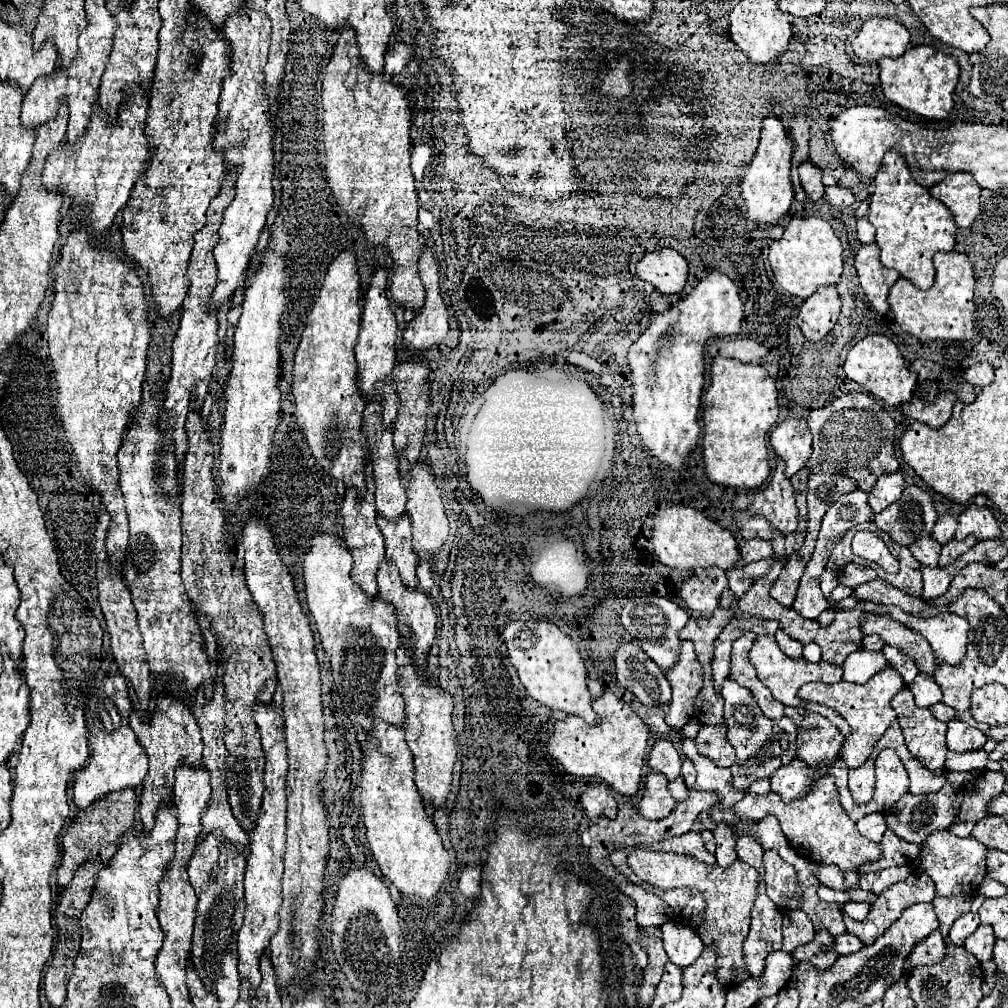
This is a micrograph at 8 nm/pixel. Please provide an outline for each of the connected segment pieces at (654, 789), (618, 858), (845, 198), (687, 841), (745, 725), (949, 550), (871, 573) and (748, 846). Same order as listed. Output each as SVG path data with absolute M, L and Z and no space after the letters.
M649 772L645 776L645 794L637 804L637 810L647 820L661 820L675 808L675 800L667 790L667 778L663 774Z
M613 850L613 852L609 854L609 860L611 860L611 864L617 868L617 872L621 872L623 876L627 876L633 884L639 884L639 886L641 886L643 882L641 882L641 880L631 872L631 868L625 864L625 856L627 856L629 852L631 852L631 850Z
M827 186L825 188L825 198L833 206L839 206L839 208L851 206L855 202L855 194L849 188L843 188L843 186Z
M687 832L683 836L667 838L667 840L659 842L657 846L665 846L665 852L687 854L687 856L693 856L695 860L705 860L705 864L715 864L715 856L703 846L701 834L697 834L697 832Z
M729 678L723 684L721 696L725 700L727 738L736 752L735 766L733 766L733 772L735 772L733 787L739 792L747 792L747 788L755 780L769 778L777 768L789 764L795 758L795 752L797 752L795 724L785 716L781 720L769 720L767 716L763 716L753 694Z
M967 536L965 540L949 540L949 542L943 544L943 548L941 548L939 564L941 564L941 566L953 564L963 552L967 552L971 546L975 546L975 542L977 542L975 536Z
M851 562L851 564L847 564L845 570L841 572L839 582L845 584L845 586L849 586L849 588L857 588L859 584L865 584L865 582L869 582L869 580L873 580L873 578L877 578L877 572L875 572L873 568L863 568L863 566Z
M749 836L737 838L737 856L739 856L739 860L743 860L743 862L751 864L753 868L757 868L759 876L763 876L763 862L761 862L763 848L759 846L759 842L755 842Z

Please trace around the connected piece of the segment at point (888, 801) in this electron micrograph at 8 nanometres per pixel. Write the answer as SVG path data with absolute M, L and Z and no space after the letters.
M883 749L877 756L877 774L875 774L875 798L865 806L855 806L851 793L847 790L847 764L839 758L829 772L837 780L843 808L855 822L865 814L879 812L885 814L893 804L908 792L909 778L904 765L894 750Z

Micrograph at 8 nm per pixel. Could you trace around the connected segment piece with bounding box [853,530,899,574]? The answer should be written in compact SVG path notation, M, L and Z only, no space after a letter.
M861 530L861 532L855 534L855 538L853 538L853 554L863 558L863 560L879 564L889 574L895 574L899 570L899 564L897 564L895 556L889 552L885 542L873 532Z

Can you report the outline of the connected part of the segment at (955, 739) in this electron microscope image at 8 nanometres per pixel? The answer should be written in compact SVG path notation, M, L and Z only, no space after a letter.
M953 718L949 722L947 730L947 746L953 752L967 752L967 750L977 750L987 742L987 736L979 728L971 728L963 720Z

